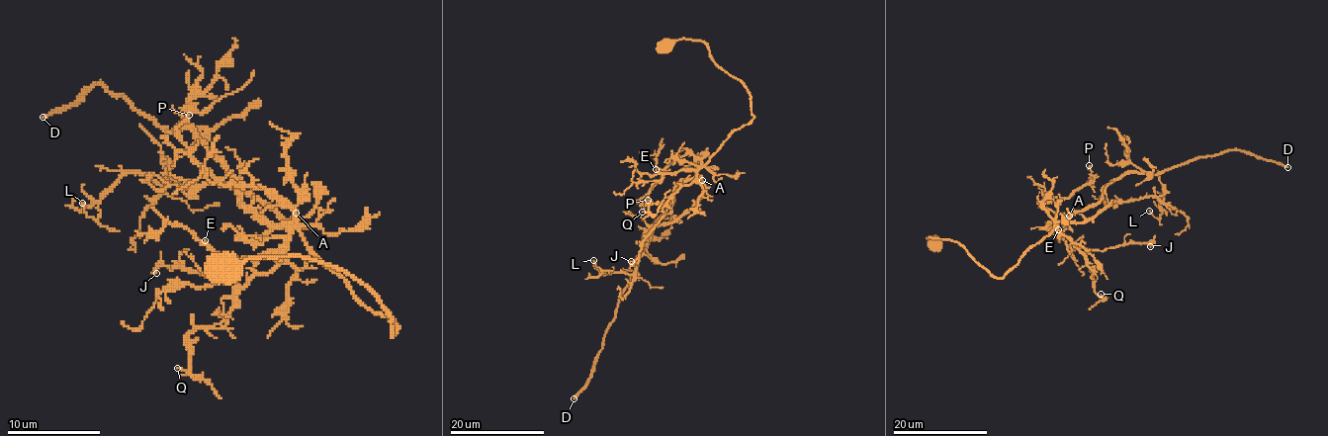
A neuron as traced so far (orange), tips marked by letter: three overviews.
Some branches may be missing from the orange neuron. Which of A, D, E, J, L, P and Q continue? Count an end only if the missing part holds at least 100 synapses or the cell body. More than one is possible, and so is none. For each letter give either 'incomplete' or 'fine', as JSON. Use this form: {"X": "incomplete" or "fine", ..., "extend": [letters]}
{"A": "fine", "D": "incomplete", "E": "fine", "J": "fine", "L": "fine", "P": "fine", "Q": "fine", "extend": ["D"]}

